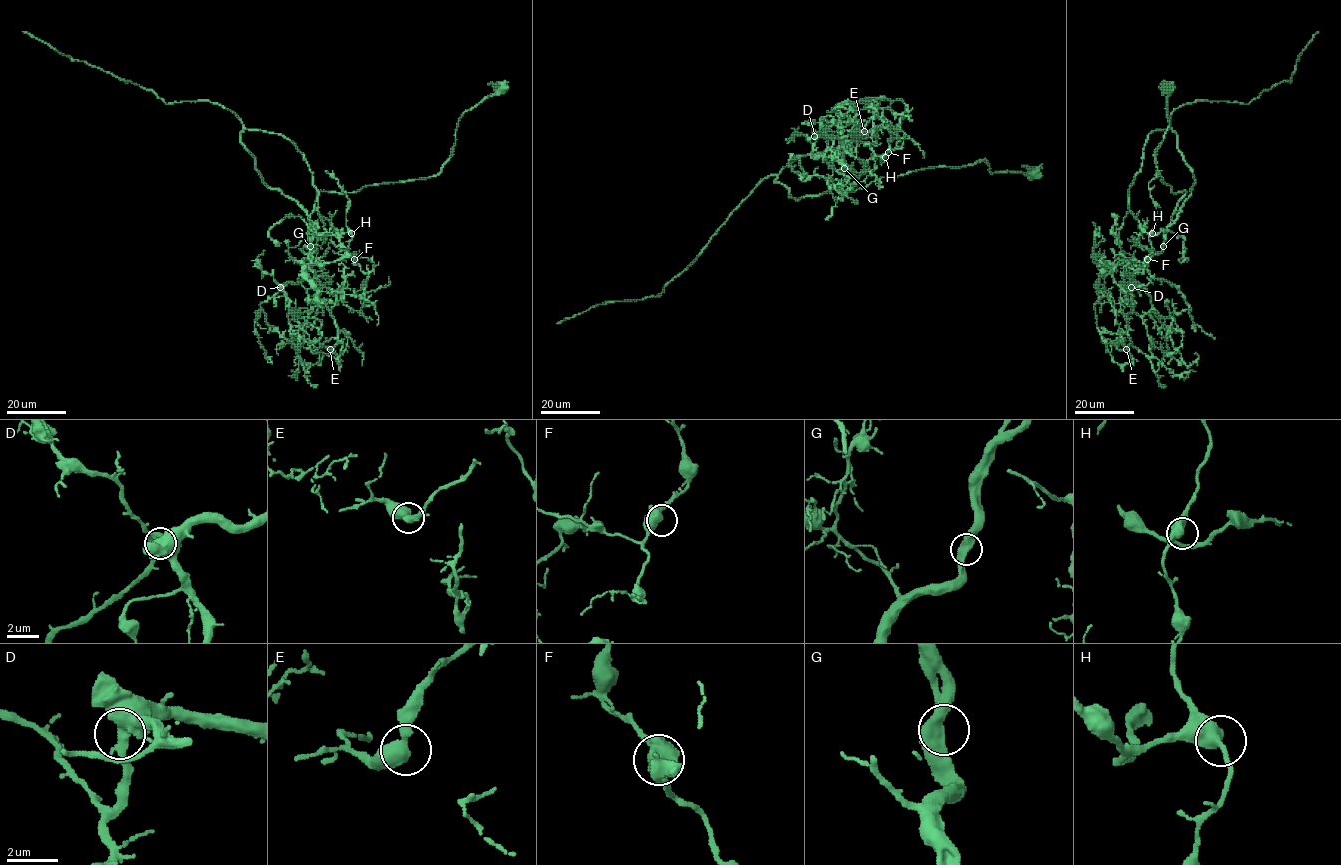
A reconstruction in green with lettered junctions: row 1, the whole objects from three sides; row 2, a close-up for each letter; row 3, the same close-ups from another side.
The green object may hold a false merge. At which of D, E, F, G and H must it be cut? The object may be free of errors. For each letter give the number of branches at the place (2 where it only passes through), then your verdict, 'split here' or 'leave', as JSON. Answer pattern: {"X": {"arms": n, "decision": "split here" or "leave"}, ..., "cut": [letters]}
{"D": {"arms": 2, "decision": "leave"}, "E": {"arms": 2, "decision": "leave"}, "F": {"arms": 2, "decision": "leave"}, "G": {"arms": 2, "decision": "leave"}, "H": {"arms": 2, "decision": "leave"}, "cut": []}

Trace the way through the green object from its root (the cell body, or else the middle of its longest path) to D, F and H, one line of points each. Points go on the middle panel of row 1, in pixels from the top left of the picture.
D: (1035, 171), (992, 174), (978, 160), (880, 177), (851, 191), (843, 173), (844, 146), (831, 135), (814, 136)
F: (1035, 171), (992, 174), (978, 160), (852, 191), (843, 175), (798, 200), (775, 182), (850, 134), (888, 152)
H: (1035, 171), (992, 174), (978, 160), (852, 191), (843, 175), (798, 200), (775, 182), (850, 134), (885, 157)

